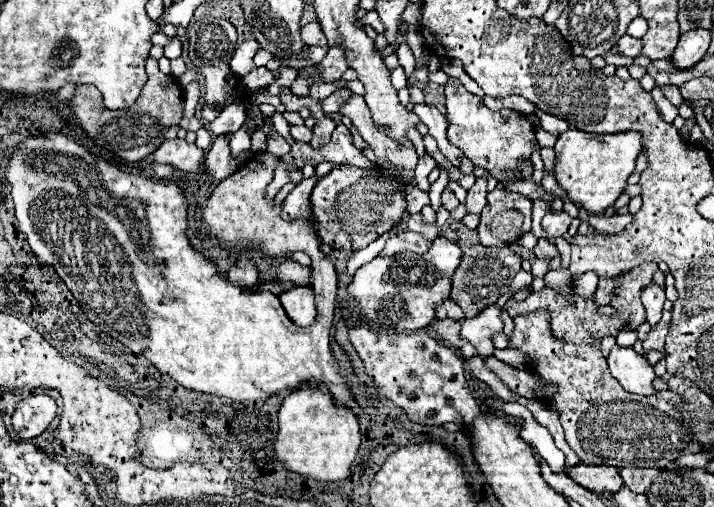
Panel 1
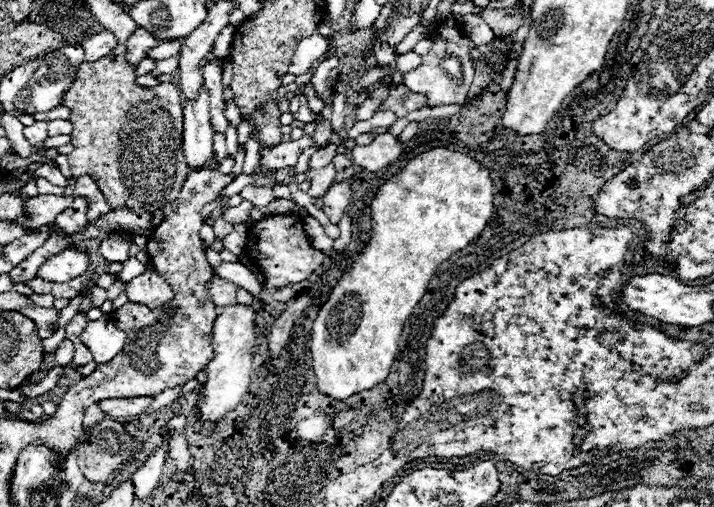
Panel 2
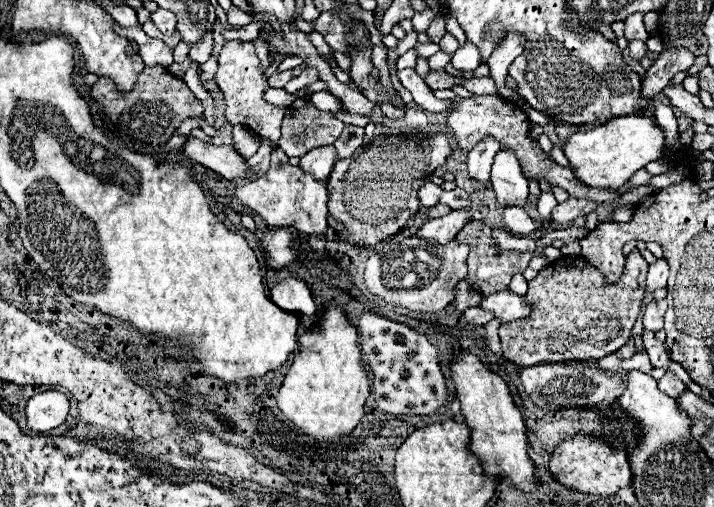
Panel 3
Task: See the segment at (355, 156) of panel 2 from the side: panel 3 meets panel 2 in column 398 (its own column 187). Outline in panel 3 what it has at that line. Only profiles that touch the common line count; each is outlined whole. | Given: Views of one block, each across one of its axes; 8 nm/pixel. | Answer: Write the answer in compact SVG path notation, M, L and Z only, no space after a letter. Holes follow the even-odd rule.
M188 138L188 142L184 144L184 154L190 160L196 160L198 164L218 172L226 180L248 178L258 172L258 168L250 168L246 164L246 160L238 154L234 146L214 146L198 138Z

